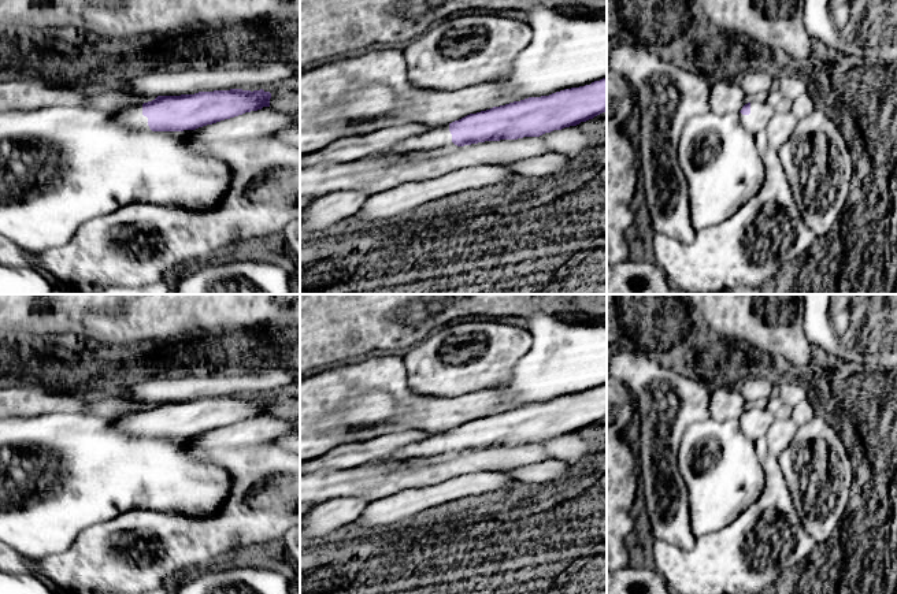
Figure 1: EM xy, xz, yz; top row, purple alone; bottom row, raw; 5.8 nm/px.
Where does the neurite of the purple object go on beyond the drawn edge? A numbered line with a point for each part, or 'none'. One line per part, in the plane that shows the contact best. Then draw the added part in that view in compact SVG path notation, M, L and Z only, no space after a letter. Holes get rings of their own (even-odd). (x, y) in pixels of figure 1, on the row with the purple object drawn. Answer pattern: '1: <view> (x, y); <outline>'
1: xy (132, 117); M142 104L129 105L116 112L114 122L116 126L151 130L148 126L148 118L142 115Z

